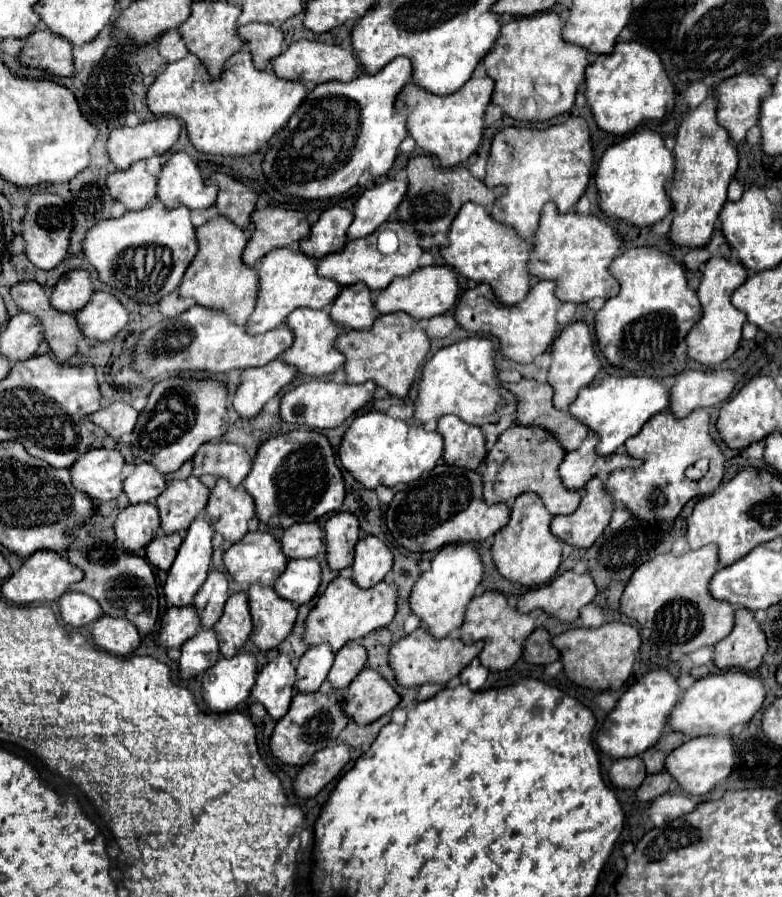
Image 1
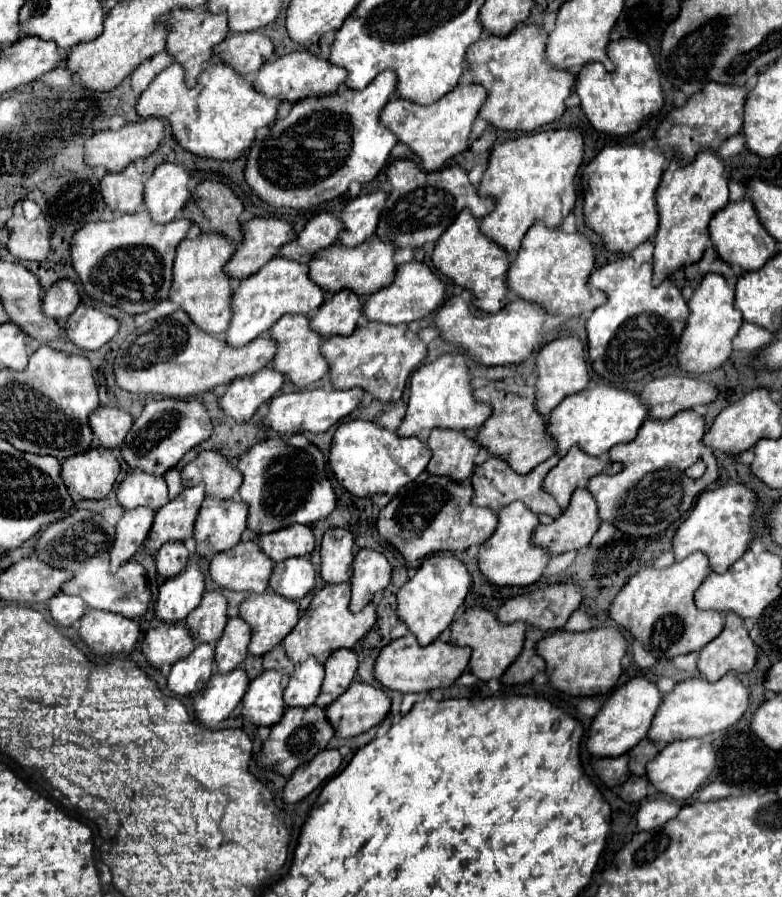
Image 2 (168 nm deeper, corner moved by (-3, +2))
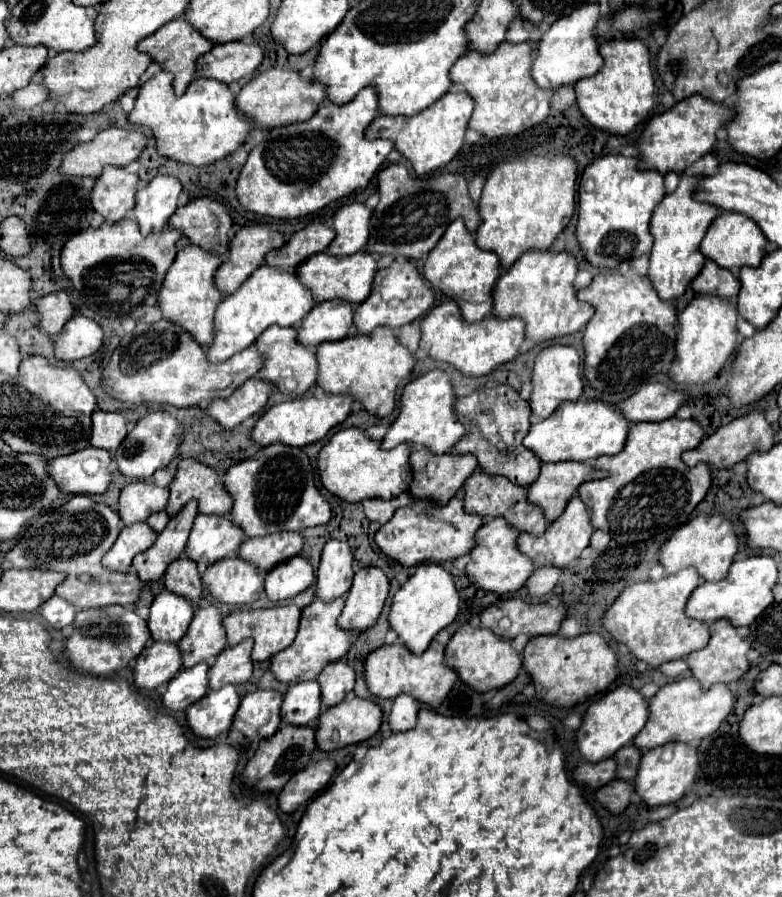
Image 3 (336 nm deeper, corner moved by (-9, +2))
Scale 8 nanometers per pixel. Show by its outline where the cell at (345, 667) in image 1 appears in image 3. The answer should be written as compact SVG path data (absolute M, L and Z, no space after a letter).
M330 662L316 678L320 686L320 696L326 706L336 706L338 702L344 700L348 692L354 688L354 670L346 662Z

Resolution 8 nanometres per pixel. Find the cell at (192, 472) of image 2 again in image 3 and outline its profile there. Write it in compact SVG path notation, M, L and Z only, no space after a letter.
M192 458L178 462L168 490L168 516L178 514L190 500L198 502L198 514L228 514L232 510L232 498L226 494L220 476Z

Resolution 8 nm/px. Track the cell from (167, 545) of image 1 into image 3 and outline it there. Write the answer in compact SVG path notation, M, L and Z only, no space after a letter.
M188 558L174 560L166 570L164 586L168 592L180 594L180 596L192 600L192 604L198 608L198 602L202 596L202 580L196 570L196 562L188 560Z

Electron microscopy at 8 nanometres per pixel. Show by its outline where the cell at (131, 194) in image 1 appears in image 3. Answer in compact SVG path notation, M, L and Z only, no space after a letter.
M106 166L96 178L90 204L106 222L118 222L132 212L136 186L138 174L116 166Z

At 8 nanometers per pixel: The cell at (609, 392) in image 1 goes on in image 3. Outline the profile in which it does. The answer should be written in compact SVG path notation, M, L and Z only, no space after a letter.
M592 400L564 402L552 416L548 416L548 420L534 422L530 426L528 434L524 436L524 446L542 462L592 462L598 456L618 454L626 444L628 428L626 418L614 406Z

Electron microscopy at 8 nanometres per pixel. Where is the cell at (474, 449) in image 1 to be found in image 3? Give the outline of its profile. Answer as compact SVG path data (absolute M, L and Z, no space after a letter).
M414 448L410 454L410 464L412 464L412 486L408 488L408 494L412 498L428 498L430 502L436 502L438 506L444 506L444 502L448 502L452 496L460 492L460 486L472 474L478 462L472 454L456 456L450 452L450 454L432 456L424 448Z

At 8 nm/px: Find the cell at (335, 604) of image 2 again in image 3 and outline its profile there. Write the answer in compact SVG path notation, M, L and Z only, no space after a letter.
M344 598L342 600L334 600L334 602L320 602L314 600L312 604L308 604L302 610L302 618L300 618L300 630L296 640L292 642L292 646L288 646L288 650L282 650L280 654L274 654L270 658L270 670L276 676L276 680L284 682L284 684L296 684L296 682L304 682L304 680L316 680L316 674L330 662L342 658L350 644L352 644L352 632L340 630L336 626L336 620L342 612L344 606Z

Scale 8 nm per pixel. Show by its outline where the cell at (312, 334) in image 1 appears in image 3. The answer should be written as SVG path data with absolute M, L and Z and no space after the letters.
M270 326L260 334L260 338L254 342L264 356L264 366L260 368L258 376L262 380L272 382L280 392L284 392L284 384L288 384L288 394L292 396L302 396L306 390L310 390L316 384L316 352L312 348L306 348L296 342L296 330L294 328L280 328L280 326Z

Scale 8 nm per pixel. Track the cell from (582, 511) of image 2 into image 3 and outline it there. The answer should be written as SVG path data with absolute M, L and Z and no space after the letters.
M574 496L574 498L570 498L564 514L560 518L556 518L542 536L530 536L530 534L522 532L518 536L518 550L522 554L526 554L534 562L534 566L564 568L564 566L568 566L572 560L576 560L582 554L582 550L590 542L592 532L594 532L594 528L590 524L590 518L588 518L584 502L578 496Z

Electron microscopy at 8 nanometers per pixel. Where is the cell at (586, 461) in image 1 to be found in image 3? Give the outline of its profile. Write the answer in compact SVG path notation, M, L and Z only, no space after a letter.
M584 462L542 464L540 476L528 488L528 502L542 508L546 520L558 518L578 486L594 478L594 468Z

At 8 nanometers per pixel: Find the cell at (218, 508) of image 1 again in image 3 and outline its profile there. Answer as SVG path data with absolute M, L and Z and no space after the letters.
M196 516L194 520L194 528L190 532L190 538L186 542L186 558L192 558L196 564L206 564L210 566L212 562L218 562L220 558L232 558L234 552L238 550L240 542L244 538L244 532L232 524L230 518L226 516Z

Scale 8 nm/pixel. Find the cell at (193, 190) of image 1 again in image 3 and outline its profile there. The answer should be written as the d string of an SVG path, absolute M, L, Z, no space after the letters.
M158 174L142 190L136 192L136 206L132 218L138 222L142 234L160 232L178 206L182 184L174 176Z

